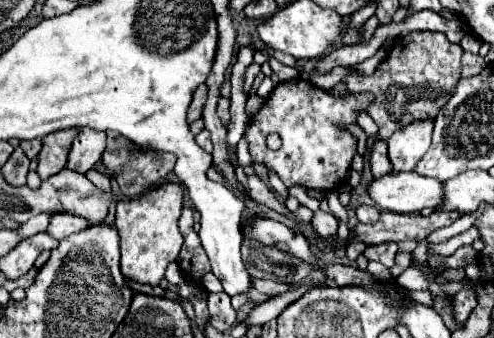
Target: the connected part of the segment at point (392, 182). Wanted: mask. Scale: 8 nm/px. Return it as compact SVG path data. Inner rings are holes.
M415 171L391 173L373 179L369 185L371 199L393 213L419 213L421 209L437 209L445 197L445 183L435 177L423 177Z

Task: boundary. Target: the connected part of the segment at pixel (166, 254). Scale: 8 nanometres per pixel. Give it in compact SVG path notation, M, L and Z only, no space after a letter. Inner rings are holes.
M165 181L139 197L117 203L115 229L121 239L121 273L125 279L157 285L165 277L165 267L177 259L183 245L183 237L177 227L183 195L185 189L179 183Z

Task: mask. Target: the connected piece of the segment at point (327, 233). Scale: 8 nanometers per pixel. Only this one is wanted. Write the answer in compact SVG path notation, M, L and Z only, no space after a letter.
M315 211L313 219L311 219L311 225L315 227L315 231L321 235L321 237L331 237L337 233L337 219L331 215L331 213L325 213L325 211Z

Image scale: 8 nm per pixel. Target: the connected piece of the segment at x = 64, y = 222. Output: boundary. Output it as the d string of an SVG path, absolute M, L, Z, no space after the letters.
M57 213L51 217L51 223L49 223L49 229L47 233L55 239L65 239L69 237L71 233L79 233L83 229L89 227L89 221L83 219L83 217L77 217L77 215L69 215L69 213Z

